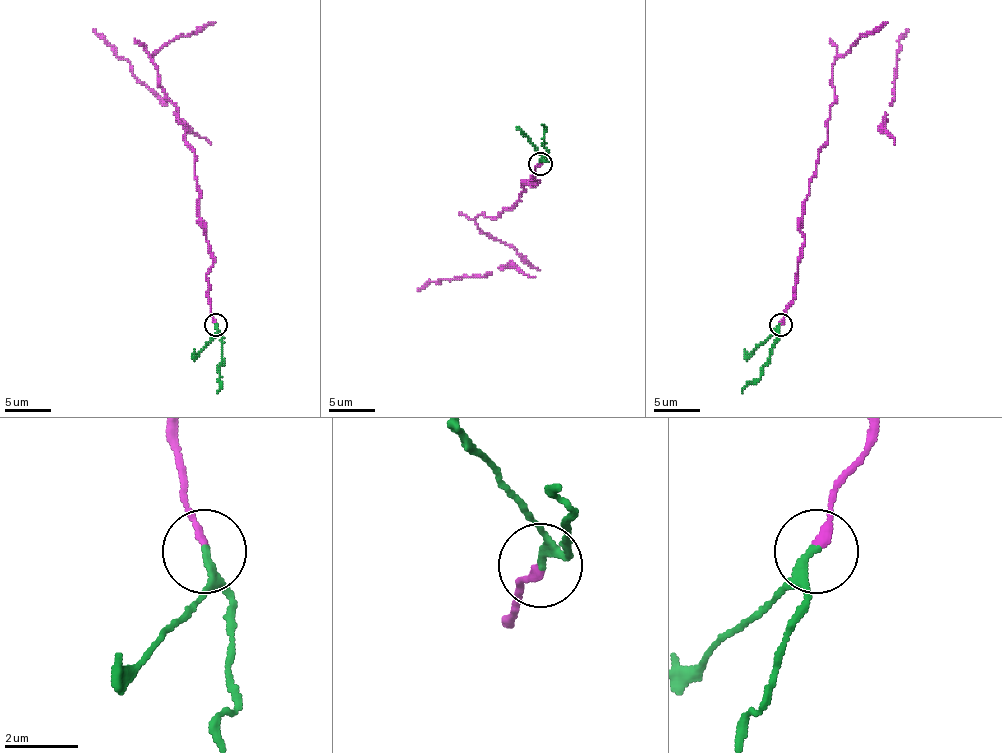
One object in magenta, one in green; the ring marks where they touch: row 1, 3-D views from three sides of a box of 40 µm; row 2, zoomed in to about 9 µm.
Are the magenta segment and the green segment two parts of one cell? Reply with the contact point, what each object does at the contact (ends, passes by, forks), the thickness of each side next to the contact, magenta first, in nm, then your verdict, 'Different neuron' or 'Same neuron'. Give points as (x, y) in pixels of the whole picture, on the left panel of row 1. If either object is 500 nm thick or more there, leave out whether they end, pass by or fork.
Place: (216, 324). At the ring magenta ends. At the ring green passes by. Thickness 200 nm (magenta) against 140 nm. Same neuron

